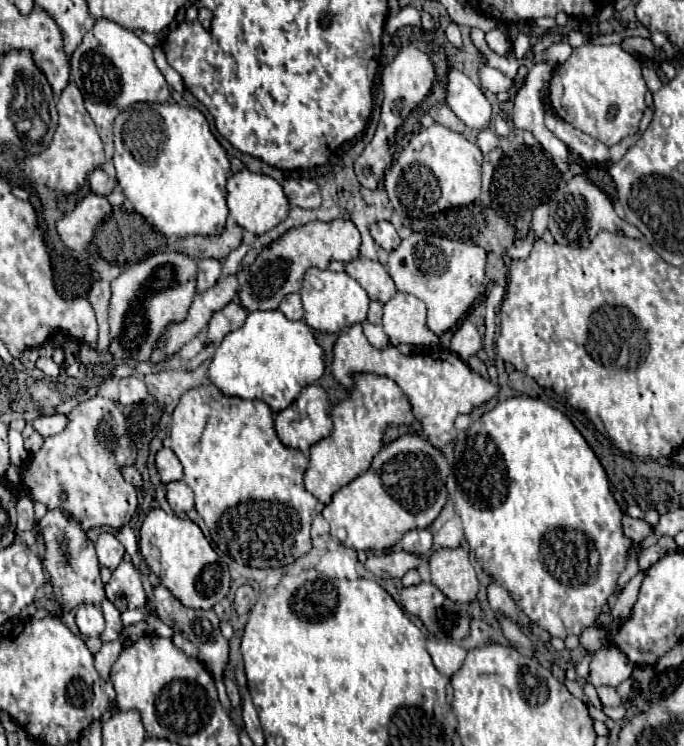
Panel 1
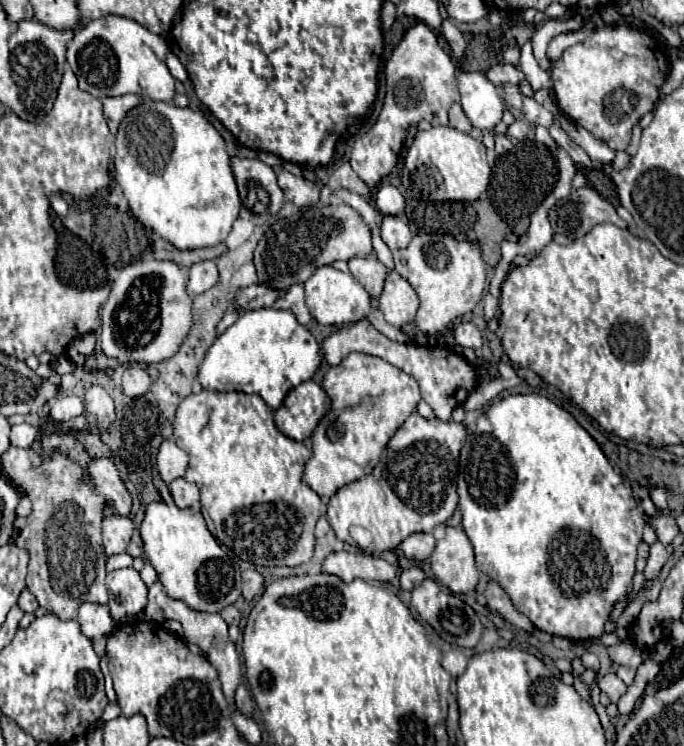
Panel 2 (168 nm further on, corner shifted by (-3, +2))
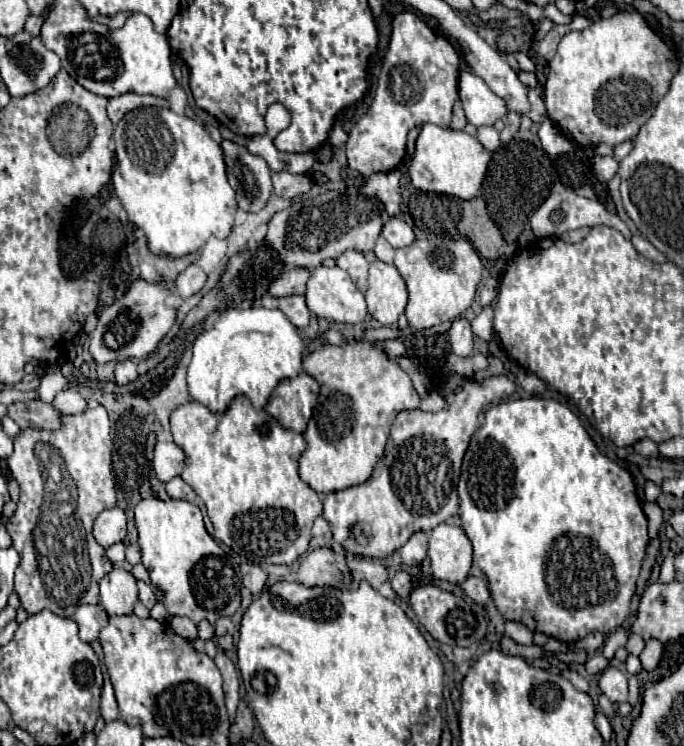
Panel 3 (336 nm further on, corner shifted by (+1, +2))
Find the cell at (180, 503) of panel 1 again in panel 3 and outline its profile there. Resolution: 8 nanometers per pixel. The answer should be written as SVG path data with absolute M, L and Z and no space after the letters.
M174 477L172 481L168 481L168 483L166 483L166 491L168 491L168 495L170 495L172 499L196 501L196 493L194 493L194 489L192 489L188 483L184 483L180 477Z

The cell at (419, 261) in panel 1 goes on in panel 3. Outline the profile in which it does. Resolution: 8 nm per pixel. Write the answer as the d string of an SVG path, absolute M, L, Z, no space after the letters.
M450 237L422 241L416 239L412 245L396 249L394 267L404 277L408 287L406 317L414 329L428 329L446 321L454 321L472 305L482 277L482 261L474 247L466 239L454 241Z

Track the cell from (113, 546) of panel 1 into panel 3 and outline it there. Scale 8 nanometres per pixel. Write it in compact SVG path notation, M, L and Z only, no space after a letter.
M120 507L102 511L94 521L94 539L106 549L126 537L126 515Z

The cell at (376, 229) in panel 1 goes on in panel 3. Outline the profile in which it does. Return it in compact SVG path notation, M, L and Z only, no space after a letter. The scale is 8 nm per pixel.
M390 219L384 227L382 227L382 237L394 247L394 249L400 249L400 247L408 247L412 241L414 241L414 233L412 233L412 227L404 221L404 219Z

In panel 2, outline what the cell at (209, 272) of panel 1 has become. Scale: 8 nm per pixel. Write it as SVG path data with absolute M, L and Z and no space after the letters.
M202 261L188 269L186 291L190 297L196 297L196 295L202 295L204 291L208 291L216 281L218 281L218 269L216 269L214 261Z

